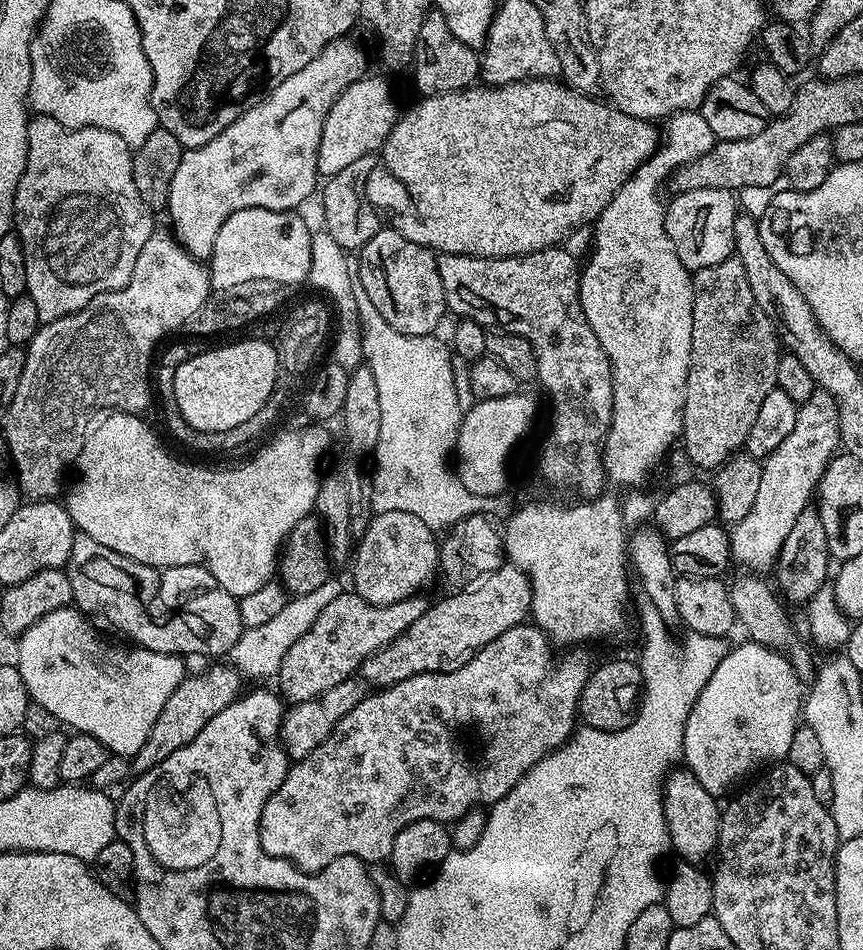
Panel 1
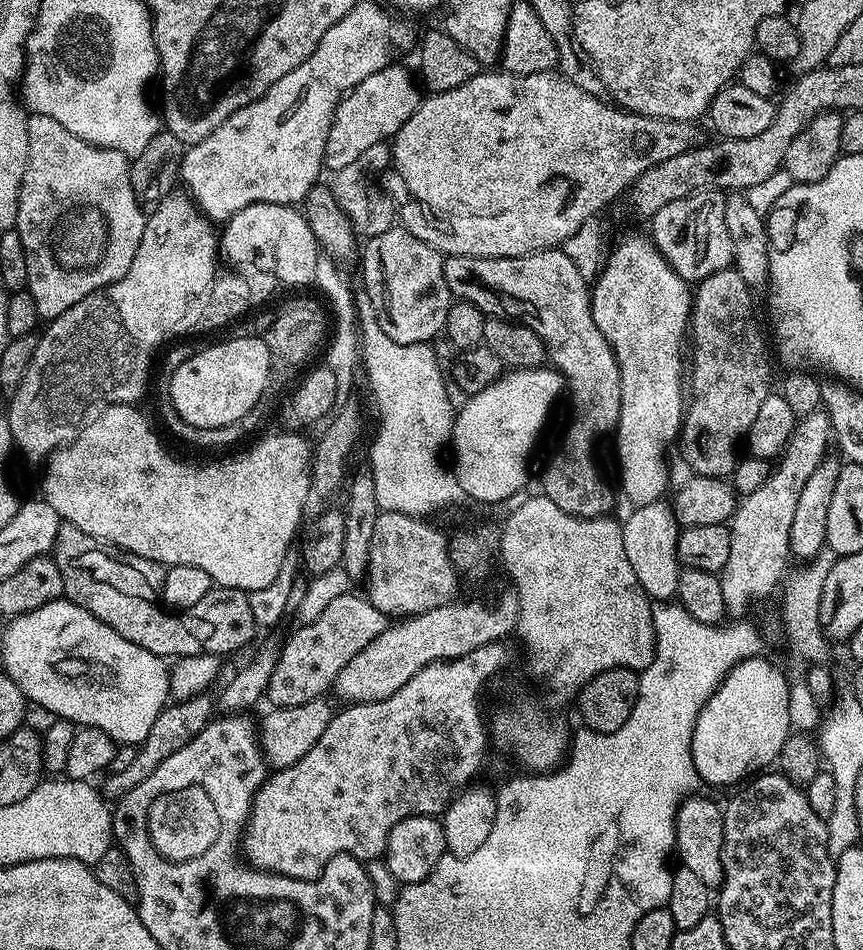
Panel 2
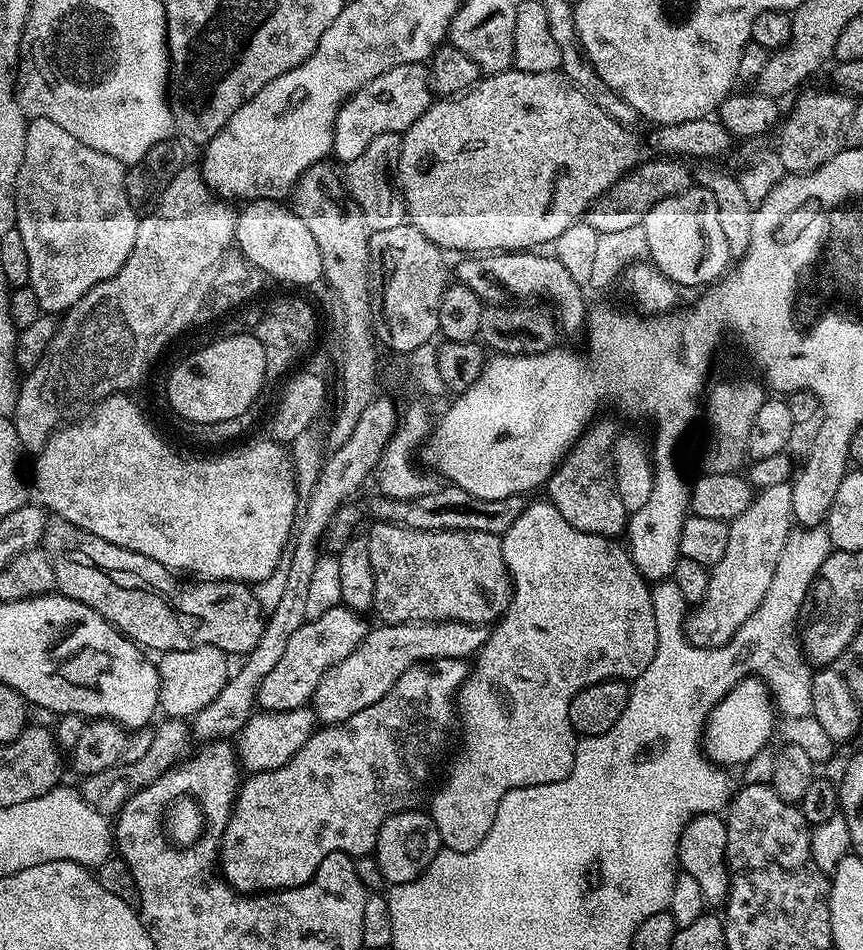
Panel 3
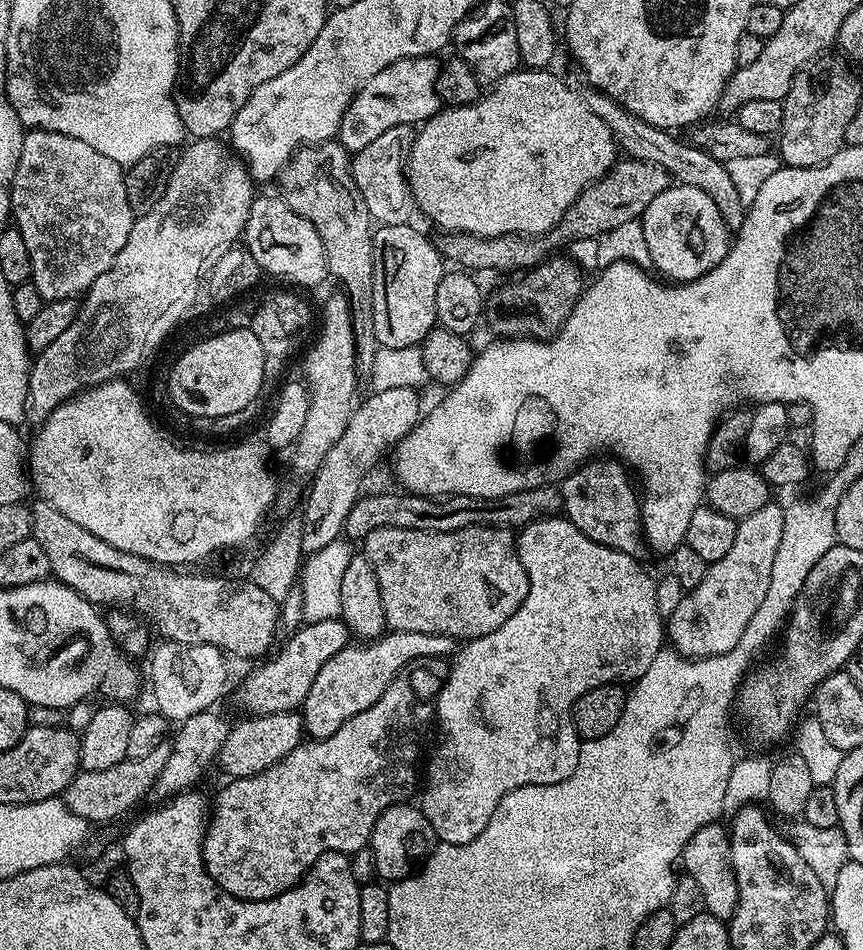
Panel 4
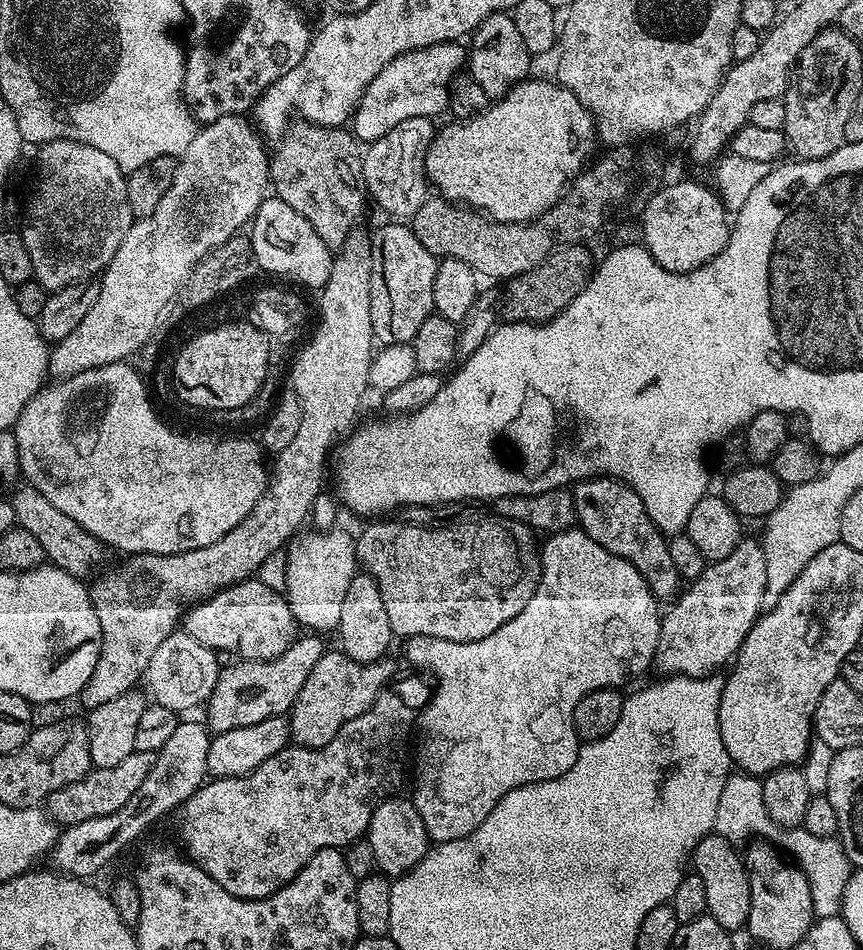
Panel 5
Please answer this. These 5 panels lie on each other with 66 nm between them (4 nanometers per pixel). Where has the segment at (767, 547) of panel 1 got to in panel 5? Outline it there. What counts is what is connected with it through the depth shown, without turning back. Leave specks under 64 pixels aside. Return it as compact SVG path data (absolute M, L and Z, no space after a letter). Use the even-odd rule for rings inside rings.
M741 539L734 550L721 560L711 561L698 579L691 581L675 597L672 609L663 613L660 621L660 637L656 647L655 667L661 668L664 676L710 676L719 673L720 667L727 665L742 646L746 634L762 614L766 604L766 554L759 539Z

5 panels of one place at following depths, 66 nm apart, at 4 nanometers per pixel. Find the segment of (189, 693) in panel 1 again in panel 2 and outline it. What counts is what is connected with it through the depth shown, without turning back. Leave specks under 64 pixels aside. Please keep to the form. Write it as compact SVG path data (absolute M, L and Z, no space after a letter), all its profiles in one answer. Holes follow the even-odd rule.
M208 694L190 697L189 700L177 700L169 703L164 708L158 718L154 718L154 727L150 729L150 734L145 738L144 743L139 745L136 750L134 762L130 762L130 766L126 766L126 770L118 770L112 772L107 777L102 792L105 797L119 798L124 796L130 790L134 790L134 786L138 786L138 782L150 778L150 774L154 774L154 770L158 770L158 766L162 766L162 762L166 762L166 758L170 758L170 754L182 750L182 746L186 746L186 742L190 742L200 733L209 720L213 719L214 700Z

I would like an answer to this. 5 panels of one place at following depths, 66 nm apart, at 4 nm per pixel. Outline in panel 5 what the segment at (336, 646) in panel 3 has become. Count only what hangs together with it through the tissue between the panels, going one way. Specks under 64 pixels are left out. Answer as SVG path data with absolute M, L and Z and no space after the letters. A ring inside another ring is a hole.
M300 634L278 658L237 659L229 668L228 665L221 667L217 685L206 703L207 727L213 733L238 730L238 726L254 726L254 722L266 722L266 718L291 713L298 690L302 690L306 678L310 678L310 670L314 670L318 658L322 658L326 650L326 644L320 640L323 639L316 634Z

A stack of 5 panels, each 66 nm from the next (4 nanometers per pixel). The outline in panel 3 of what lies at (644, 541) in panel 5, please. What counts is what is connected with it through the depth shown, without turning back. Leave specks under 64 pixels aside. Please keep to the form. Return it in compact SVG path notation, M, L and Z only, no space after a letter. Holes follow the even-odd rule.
M593 423L580 433L546 485L547 499L556 507L558 514L562 514L566 522L570 522L570 526L609 538L623 537L630 523L628 508L620 497L621 481L613 460L617 435L617 429L612 429L608 424Z

